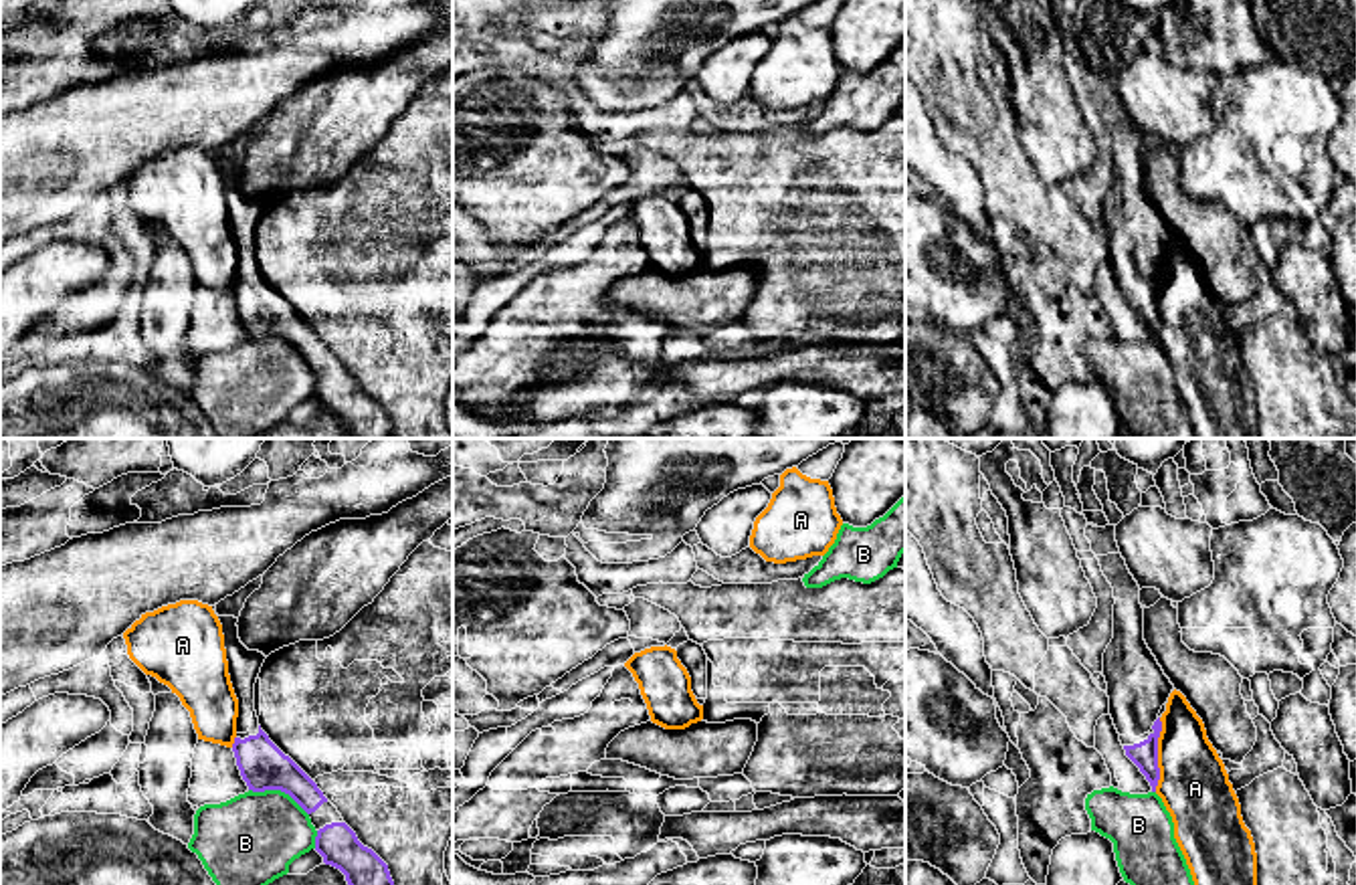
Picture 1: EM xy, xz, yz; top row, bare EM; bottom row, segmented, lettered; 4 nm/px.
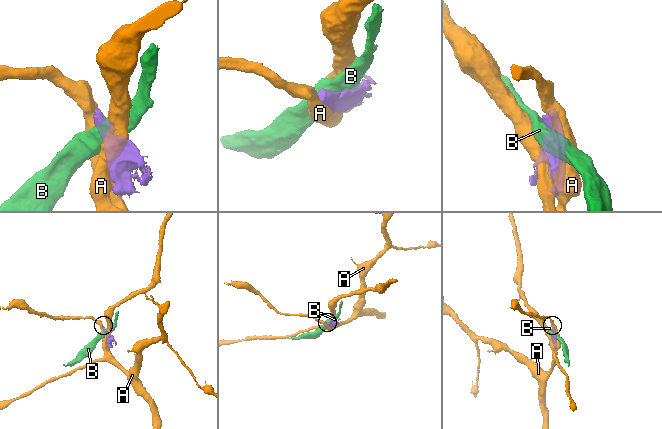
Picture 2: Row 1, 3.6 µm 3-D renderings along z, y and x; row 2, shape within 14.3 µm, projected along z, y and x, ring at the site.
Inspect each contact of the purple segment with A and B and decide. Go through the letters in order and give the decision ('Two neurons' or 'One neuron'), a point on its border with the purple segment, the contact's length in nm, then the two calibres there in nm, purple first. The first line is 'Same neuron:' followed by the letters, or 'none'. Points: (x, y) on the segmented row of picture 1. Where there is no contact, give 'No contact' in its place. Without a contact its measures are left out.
Same neuron: none
A: Two neurons. Touches purple at yz (1156, 754). Shared border 300 nm. Thickness 110 nm (purple) against 280 nm
B: Two neurons. Touches purple at xy (279, 789). Shared border 260 nm. Thickness 190 nm (purple) against 360 nm

